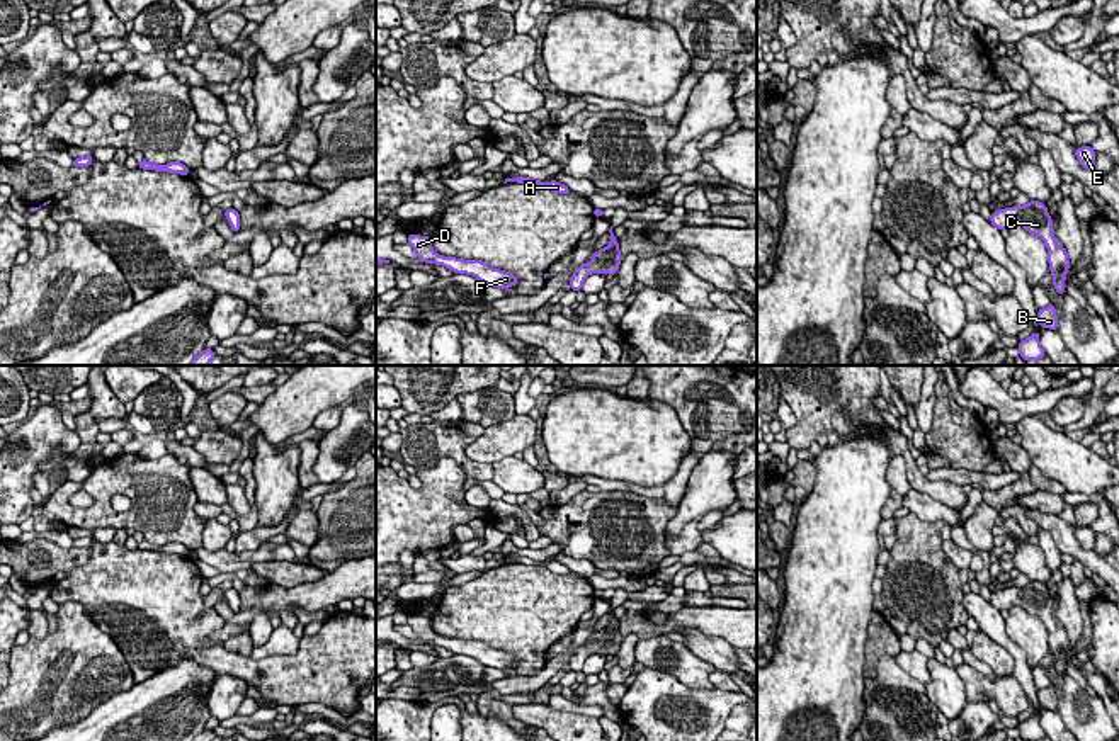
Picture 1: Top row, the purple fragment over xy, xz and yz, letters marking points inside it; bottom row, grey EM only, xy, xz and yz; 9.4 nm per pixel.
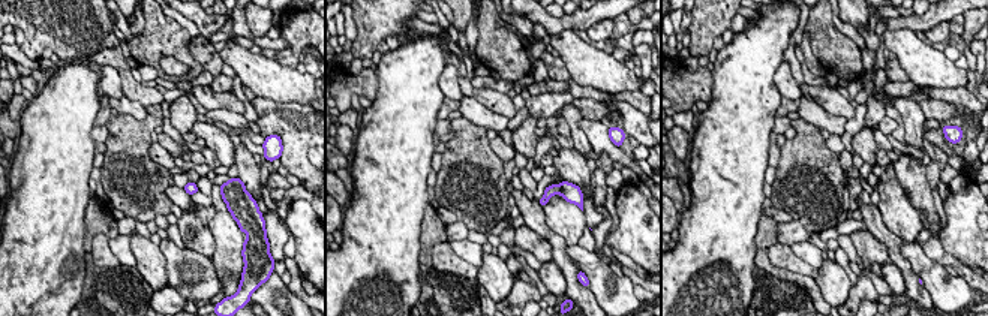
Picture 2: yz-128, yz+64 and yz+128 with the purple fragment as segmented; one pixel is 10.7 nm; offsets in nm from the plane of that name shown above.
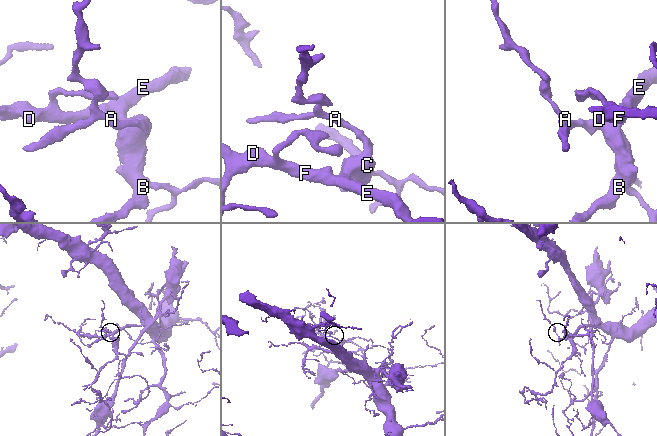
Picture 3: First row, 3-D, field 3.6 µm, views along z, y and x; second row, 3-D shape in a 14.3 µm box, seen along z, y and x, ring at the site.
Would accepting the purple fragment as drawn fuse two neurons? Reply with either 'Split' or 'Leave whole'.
Leave whole

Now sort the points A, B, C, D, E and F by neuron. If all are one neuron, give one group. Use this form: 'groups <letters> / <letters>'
groups A B C D E F

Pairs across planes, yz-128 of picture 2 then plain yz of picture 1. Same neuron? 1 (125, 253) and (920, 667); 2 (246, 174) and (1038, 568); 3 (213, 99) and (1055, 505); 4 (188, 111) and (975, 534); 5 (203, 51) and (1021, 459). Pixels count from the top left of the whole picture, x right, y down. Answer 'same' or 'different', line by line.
1: same
2: different
3: same
4: same
5: same

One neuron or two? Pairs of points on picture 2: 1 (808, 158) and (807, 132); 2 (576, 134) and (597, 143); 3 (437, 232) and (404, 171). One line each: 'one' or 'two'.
1: one
2: two
3: two

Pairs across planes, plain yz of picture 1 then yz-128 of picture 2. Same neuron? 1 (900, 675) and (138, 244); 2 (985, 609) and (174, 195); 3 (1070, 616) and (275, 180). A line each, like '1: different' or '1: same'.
1: different
2: same
3: different

